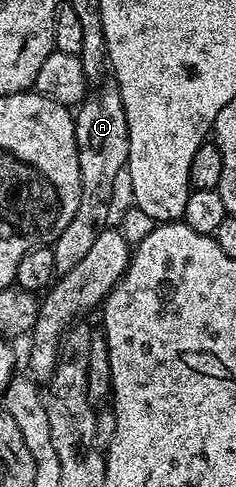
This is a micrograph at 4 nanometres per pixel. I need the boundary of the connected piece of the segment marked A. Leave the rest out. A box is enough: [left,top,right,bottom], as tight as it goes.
[52,85,129,276]

